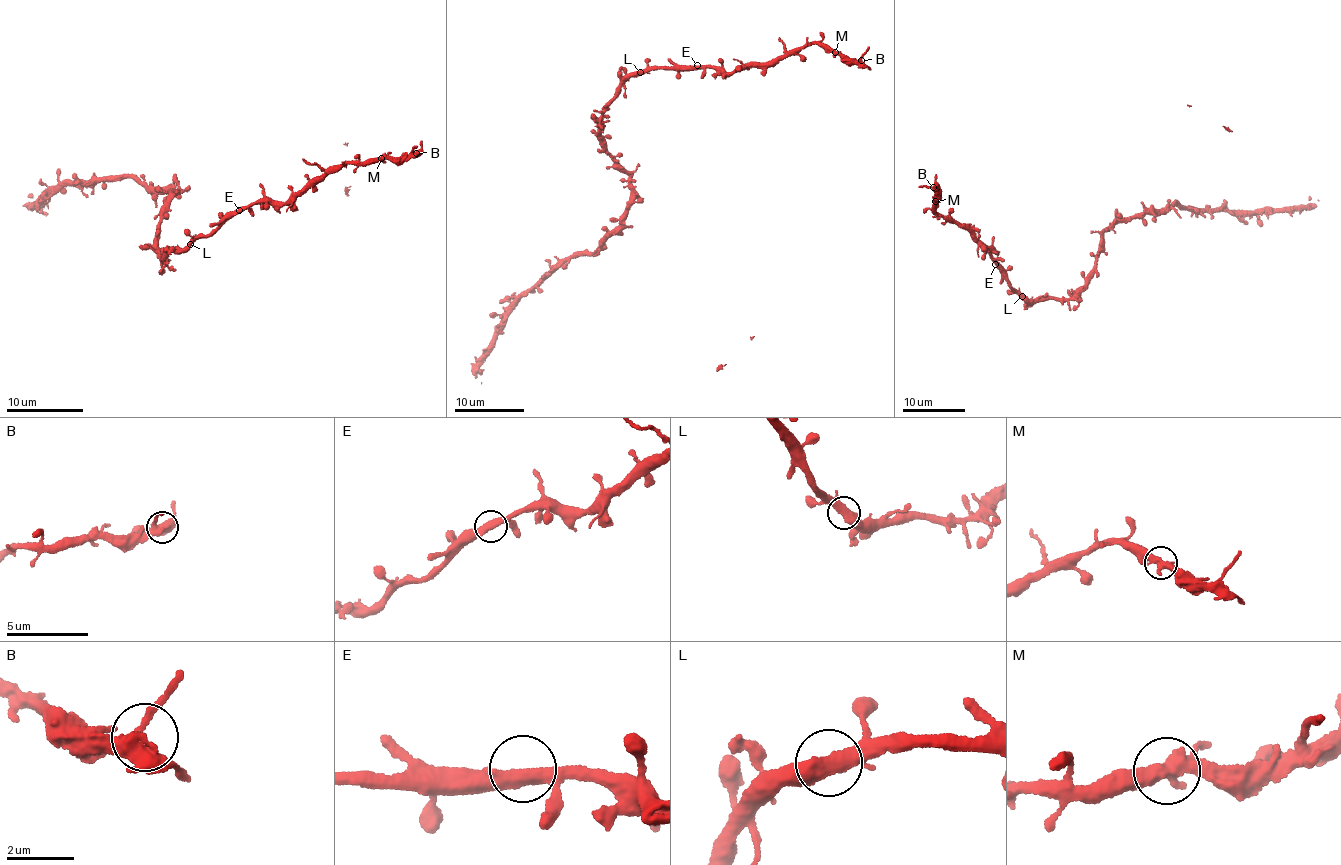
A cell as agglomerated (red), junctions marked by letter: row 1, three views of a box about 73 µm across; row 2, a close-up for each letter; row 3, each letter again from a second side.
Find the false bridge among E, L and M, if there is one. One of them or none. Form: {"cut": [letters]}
{"cut": []}

